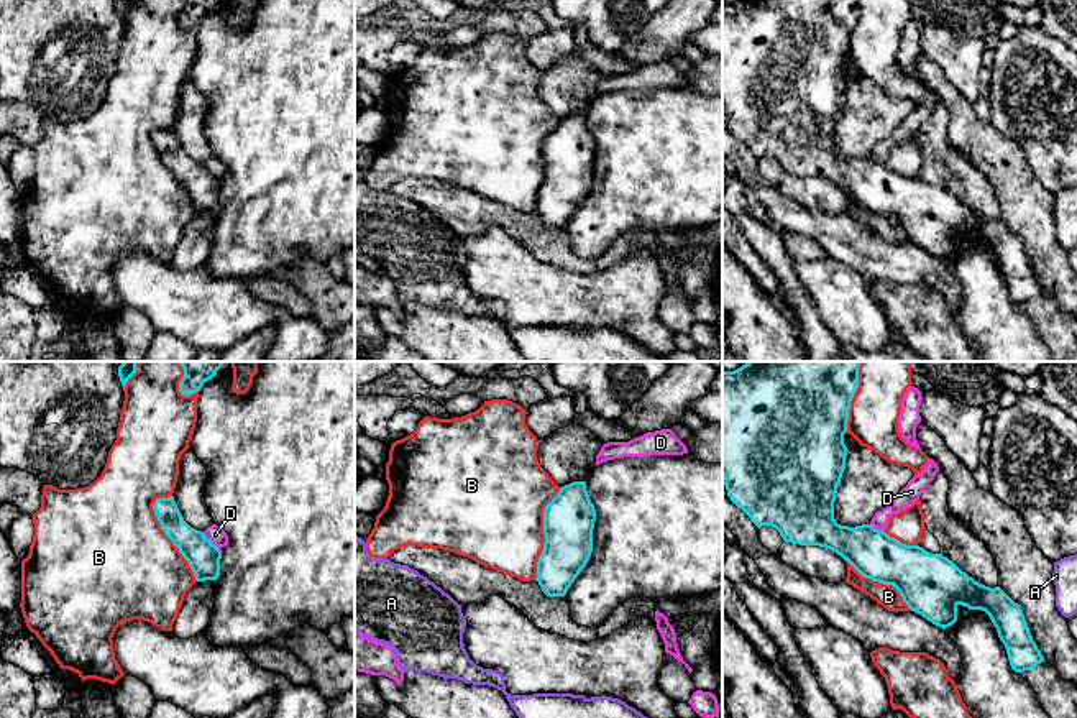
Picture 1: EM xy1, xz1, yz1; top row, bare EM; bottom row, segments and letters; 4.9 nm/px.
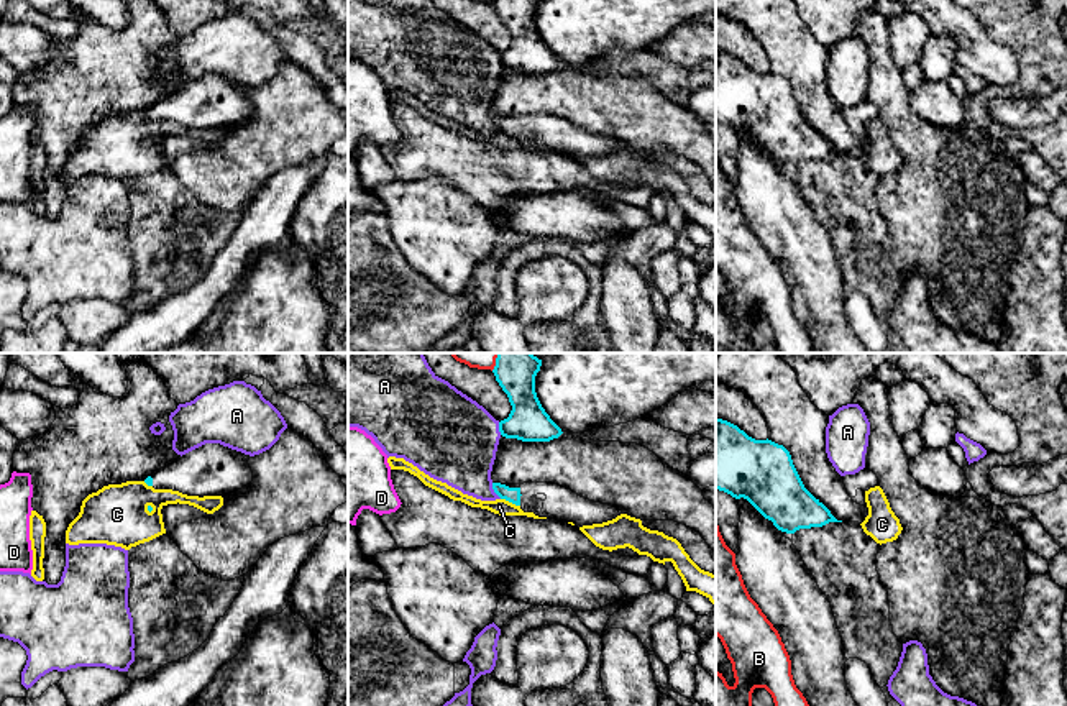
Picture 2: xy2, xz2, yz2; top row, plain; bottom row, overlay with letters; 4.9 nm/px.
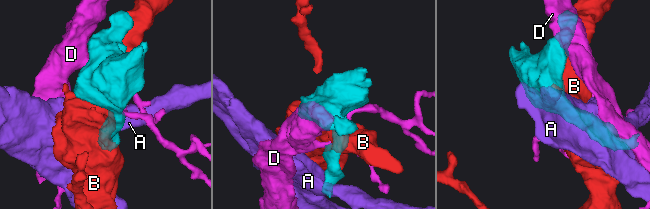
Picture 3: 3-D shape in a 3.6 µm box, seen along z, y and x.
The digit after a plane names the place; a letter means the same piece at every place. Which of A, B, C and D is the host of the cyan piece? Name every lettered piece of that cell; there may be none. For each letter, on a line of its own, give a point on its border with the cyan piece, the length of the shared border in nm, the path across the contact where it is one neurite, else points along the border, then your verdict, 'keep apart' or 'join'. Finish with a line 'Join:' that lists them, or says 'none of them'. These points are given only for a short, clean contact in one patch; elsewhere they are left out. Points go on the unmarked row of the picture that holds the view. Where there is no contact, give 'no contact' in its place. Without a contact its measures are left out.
A: xz2 (494, 123) | 90 nm | along xz2 (491, 115), (491, 120), (501, 130) | keep apart
B: xy1 (169, 170) | 460 nm | keep apart
C: xz2 (511, 133) | 100 nm | along xz2 (501, 130), (519, 138) | keep apart
D: xy1 (209, 173) | 120 nm | along xy1 (202, 165), (219, 181) | keep apart
Join: none of them

